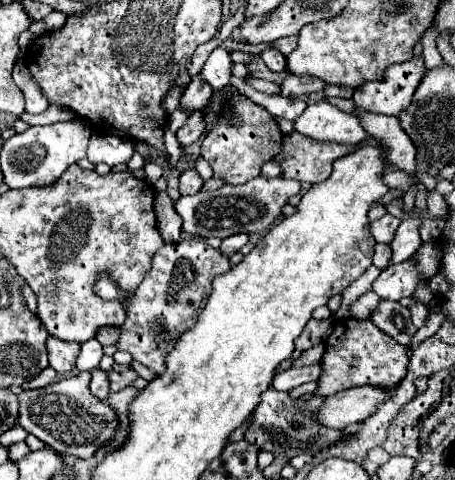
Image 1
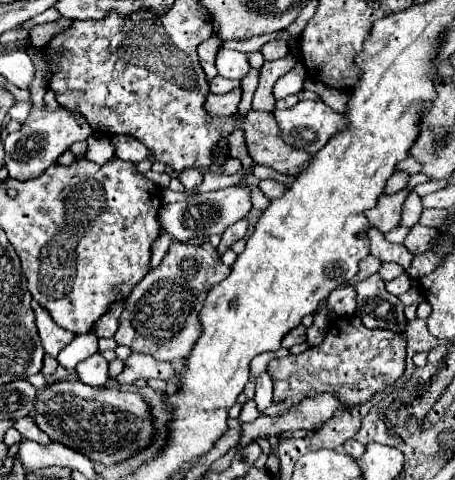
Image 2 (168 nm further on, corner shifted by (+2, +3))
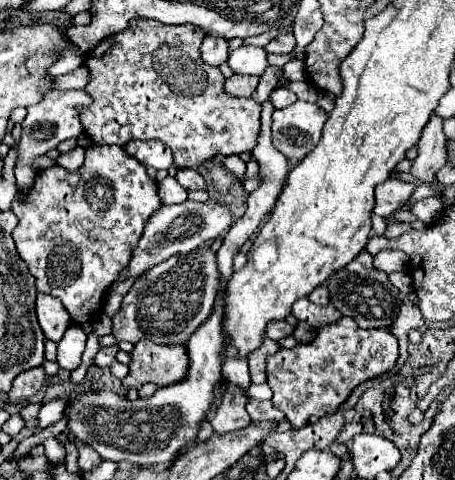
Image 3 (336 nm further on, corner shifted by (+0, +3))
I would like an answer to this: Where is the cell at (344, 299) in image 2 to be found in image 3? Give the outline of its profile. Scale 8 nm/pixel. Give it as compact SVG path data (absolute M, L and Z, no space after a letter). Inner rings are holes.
M326 286L316 288L316 290L308 296L308 300L314 302L314 304L318 304L318 306L328 306L328 304L330 304L330 292L328 292Z

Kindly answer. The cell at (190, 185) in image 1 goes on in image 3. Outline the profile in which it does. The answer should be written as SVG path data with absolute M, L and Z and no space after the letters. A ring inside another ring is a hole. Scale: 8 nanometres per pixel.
M186 168L186 170L178 170L176 174L176 180L184 186L184 188L192 188L192 190L204 190L206 188L206 182L204 178L192 170L192 168Z

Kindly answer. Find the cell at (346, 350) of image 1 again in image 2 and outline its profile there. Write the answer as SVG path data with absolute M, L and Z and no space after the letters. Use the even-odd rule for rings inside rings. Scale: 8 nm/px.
M342 316L330 322L322 344L294 356L270 360L266 372L274 382L272 406L264 410L268 416L278 416L292 404L312 398L322 392L334 394L344 406L364 404L376 392L394 384L404 372L406 340L390 330L368 330L358 316Z

